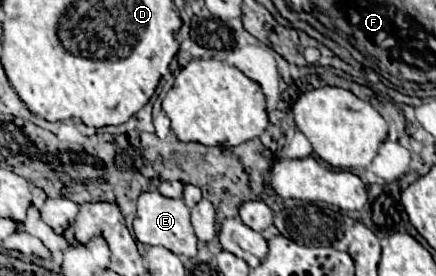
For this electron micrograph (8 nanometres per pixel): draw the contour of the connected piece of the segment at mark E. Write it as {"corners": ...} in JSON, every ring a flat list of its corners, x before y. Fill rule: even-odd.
{"corners":[[143,192,137,200,137,214,133,220,135,240,151,246,163,246,177,256,193,258,197,254,197,238,189,220,189,208,183,200,163,198,159,192]]}

